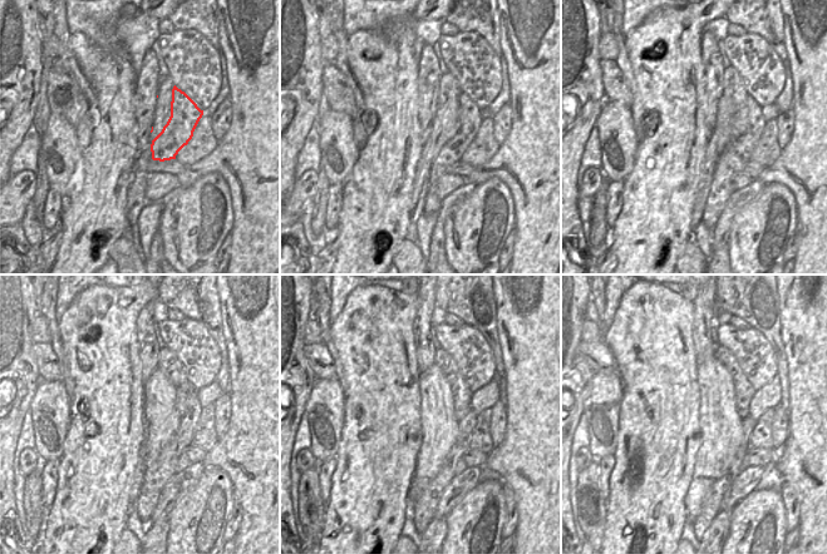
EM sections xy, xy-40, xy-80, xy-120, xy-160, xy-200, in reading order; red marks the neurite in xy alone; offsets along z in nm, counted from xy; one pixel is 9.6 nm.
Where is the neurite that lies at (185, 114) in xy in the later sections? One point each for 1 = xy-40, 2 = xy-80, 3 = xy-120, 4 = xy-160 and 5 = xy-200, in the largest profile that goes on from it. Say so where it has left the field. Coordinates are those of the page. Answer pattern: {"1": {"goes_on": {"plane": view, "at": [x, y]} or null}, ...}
{"1": {"goes_on": {"plane": "xy-40", "at": [469, 114]}}, "2": {"goes_on": {"plane": "xy-80", "at": [737, 156]}}, "3": {"goes_on": {"plane": "xy-120", "at": [157, 474]}}, "4": {"goes_on": {"plane": "xy-160", "at": [423, 513]}}, "5": {"goes_on": {"plane": "xy-200", "at": [713, 504]}}}

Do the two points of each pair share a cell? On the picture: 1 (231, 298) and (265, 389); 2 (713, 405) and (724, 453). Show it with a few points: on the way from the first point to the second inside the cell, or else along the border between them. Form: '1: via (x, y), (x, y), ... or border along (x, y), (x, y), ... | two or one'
1: via (245, 321), (265, 341), (265, 366) | one
2: via (718, 416), (720, 441) | one

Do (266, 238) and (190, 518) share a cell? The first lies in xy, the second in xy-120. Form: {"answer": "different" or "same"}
{"answer": "different"}

